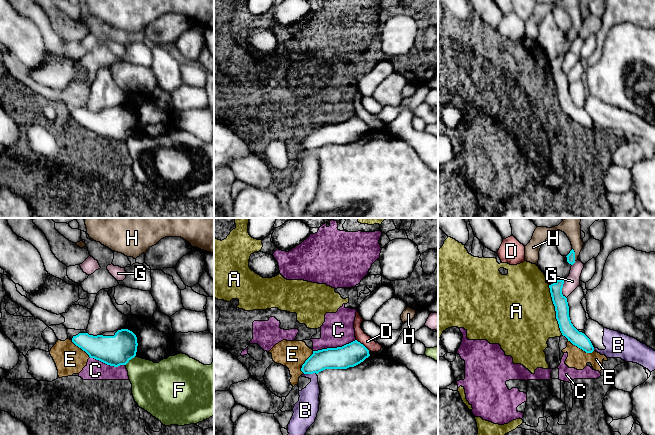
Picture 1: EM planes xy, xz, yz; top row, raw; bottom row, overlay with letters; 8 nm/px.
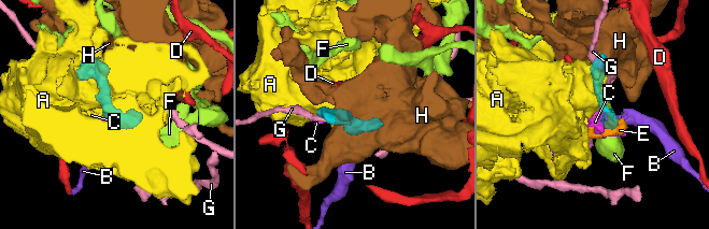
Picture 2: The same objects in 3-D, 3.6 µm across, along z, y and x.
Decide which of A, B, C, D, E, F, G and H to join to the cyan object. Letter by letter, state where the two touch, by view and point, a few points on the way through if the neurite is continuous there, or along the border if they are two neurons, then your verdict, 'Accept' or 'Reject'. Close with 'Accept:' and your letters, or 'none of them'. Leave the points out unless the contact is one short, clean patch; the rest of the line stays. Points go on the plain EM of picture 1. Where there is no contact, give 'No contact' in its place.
A: Touches cyan at yz (555, 86). Reject
B: Touches cyan at xz (310, 149). Boundary: xz (316, 149), (304, 150). Reject
C: Touches cyan at xz (334, 124). Boundary: xz (355, 115), (341, 122), (313, 127). Reject
D: Touches cyan at xz (362, 120). Boundary: xz (356, 115), (369, 126). Reject
E: Touches cyan at yz (581, 124). Boundary: yz (568, 116), (586, 128), (593, 127). Reject
F: Touches cyan at xy (130, 135). Boundary: xy (135, 131), (125, 141). Reject
G: Touches cyan at yz (561, 65). Reject
H: Touches cyan at yz (574, 30). Path across: yz (571, 32), (574, 30), (575, 13), (573, 7). Accept
Accept: H

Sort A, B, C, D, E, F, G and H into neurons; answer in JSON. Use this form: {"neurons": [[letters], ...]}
{"neurons": [["A", "C", "E"], ["B"], ["D"], ["F"], ["G"], ["H"]]}

